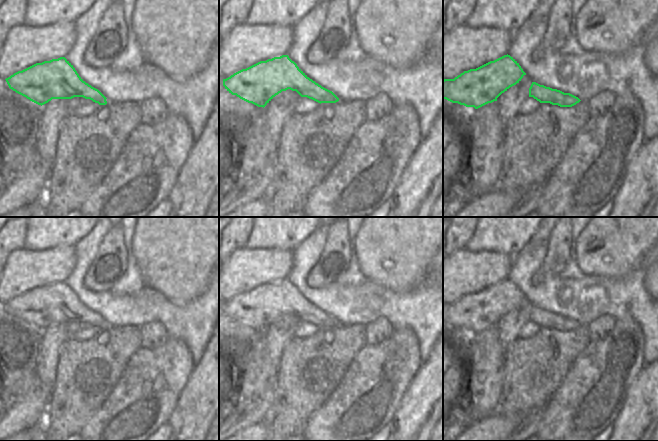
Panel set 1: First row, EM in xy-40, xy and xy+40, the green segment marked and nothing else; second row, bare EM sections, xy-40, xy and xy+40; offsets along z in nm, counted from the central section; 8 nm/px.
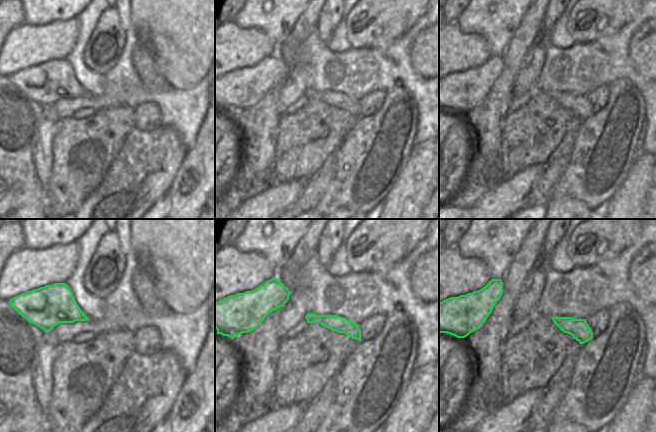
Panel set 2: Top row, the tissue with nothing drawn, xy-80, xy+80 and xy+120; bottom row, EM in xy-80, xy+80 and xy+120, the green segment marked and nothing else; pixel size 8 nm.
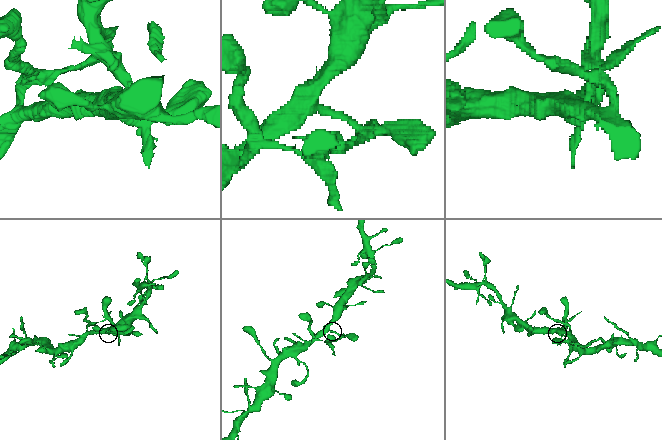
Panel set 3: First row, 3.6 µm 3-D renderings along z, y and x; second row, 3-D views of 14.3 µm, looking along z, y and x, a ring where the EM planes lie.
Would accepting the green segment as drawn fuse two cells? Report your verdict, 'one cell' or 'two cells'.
two cells

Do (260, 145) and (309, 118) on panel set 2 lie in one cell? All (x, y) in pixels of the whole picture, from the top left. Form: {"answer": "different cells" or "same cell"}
{"answer": "different cells"}

